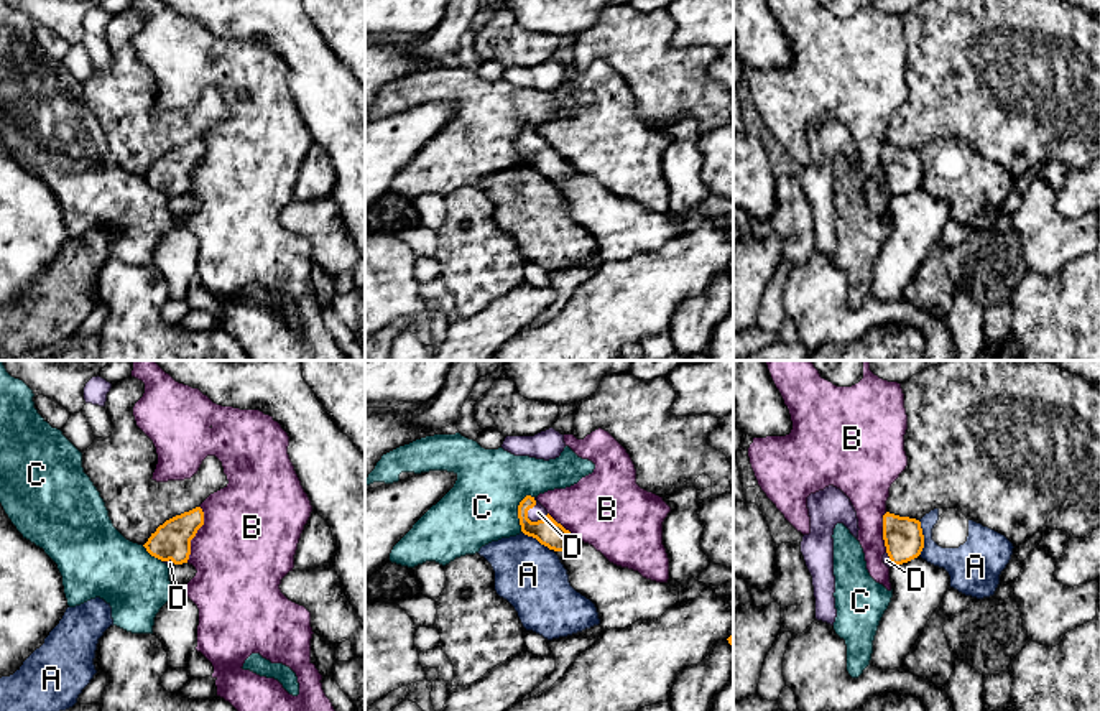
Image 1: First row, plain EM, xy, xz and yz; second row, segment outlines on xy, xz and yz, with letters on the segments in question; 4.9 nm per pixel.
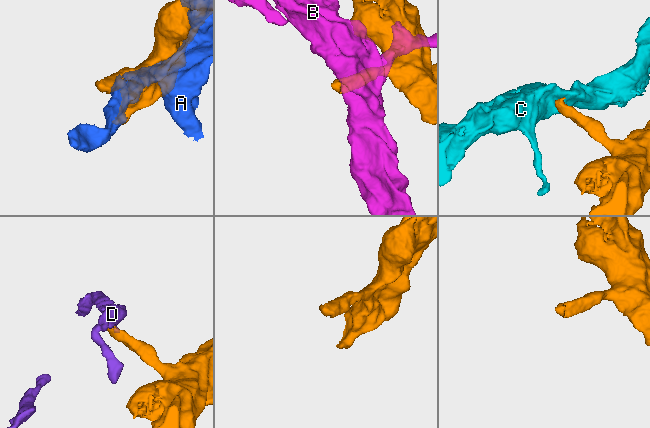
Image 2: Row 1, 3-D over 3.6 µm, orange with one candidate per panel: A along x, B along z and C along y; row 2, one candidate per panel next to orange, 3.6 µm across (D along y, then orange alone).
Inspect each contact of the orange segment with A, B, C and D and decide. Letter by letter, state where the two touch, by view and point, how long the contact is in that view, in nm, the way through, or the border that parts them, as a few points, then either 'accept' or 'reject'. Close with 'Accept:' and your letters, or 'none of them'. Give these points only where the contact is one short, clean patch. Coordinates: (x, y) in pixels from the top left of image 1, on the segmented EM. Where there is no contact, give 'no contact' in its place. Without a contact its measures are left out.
A: contact yz (923, 539); length 180 nm; reject
B: contact xy (196, 532); length 280 nm; reject
C: contact xz (518, 512); length 200 nm; reject
D: contact xz (526, 512); length 130 nm; way xz (548, 532), (531, 520), (526, 512), (538, 512); accept
Accept: D

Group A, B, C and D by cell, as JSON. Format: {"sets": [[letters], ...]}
{"sets": [["A"], ["B"], ["C"], ["D"]]}

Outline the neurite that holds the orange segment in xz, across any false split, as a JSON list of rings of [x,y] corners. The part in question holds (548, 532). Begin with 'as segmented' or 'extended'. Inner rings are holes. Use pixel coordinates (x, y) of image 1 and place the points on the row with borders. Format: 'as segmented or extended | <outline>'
extended | [[[526,495],[518,505],[521,532],[554,551],[571,546],[572,533],[557,523],[536,497]]]

